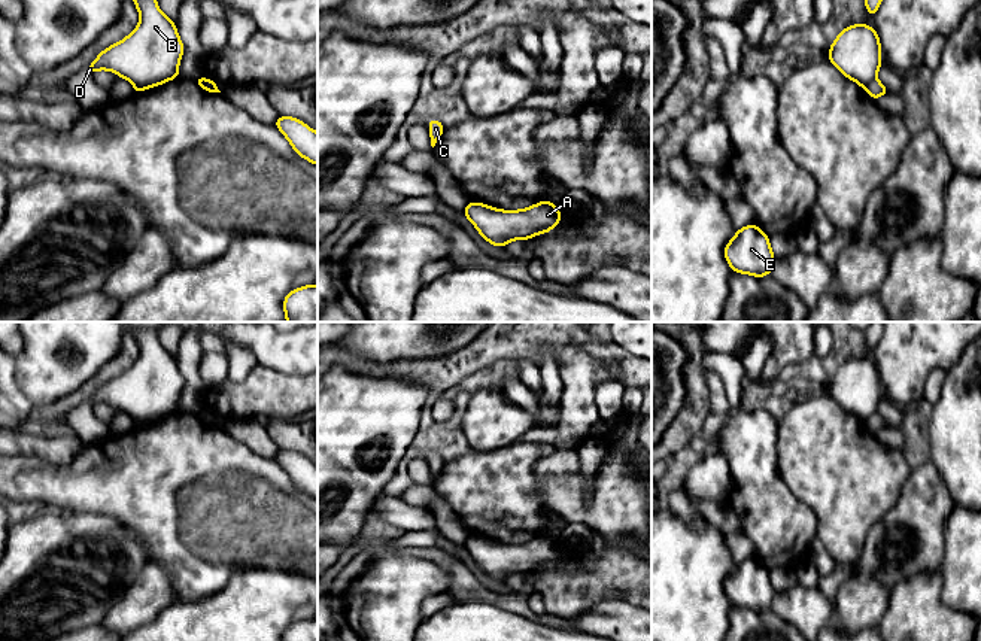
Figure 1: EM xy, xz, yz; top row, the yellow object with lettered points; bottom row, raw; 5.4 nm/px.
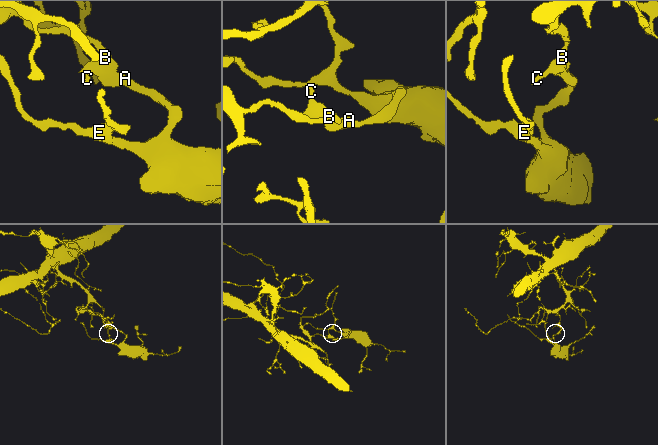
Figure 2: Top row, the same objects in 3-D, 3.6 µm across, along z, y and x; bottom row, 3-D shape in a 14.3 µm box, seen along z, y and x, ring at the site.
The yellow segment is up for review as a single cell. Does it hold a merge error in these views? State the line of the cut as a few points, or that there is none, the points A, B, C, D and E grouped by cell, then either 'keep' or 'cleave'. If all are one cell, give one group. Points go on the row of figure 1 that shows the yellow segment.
cut in yz along (875, 78), (865, 88); A E / B C D; cleave

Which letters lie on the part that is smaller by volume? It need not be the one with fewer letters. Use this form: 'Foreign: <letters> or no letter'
Foreign: A, E

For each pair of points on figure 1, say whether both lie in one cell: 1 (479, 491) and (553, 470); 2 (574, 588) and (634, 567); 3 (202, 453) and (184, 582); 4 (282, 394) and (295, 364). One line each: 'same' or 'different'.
1: different
2: same
3: same
4: different

